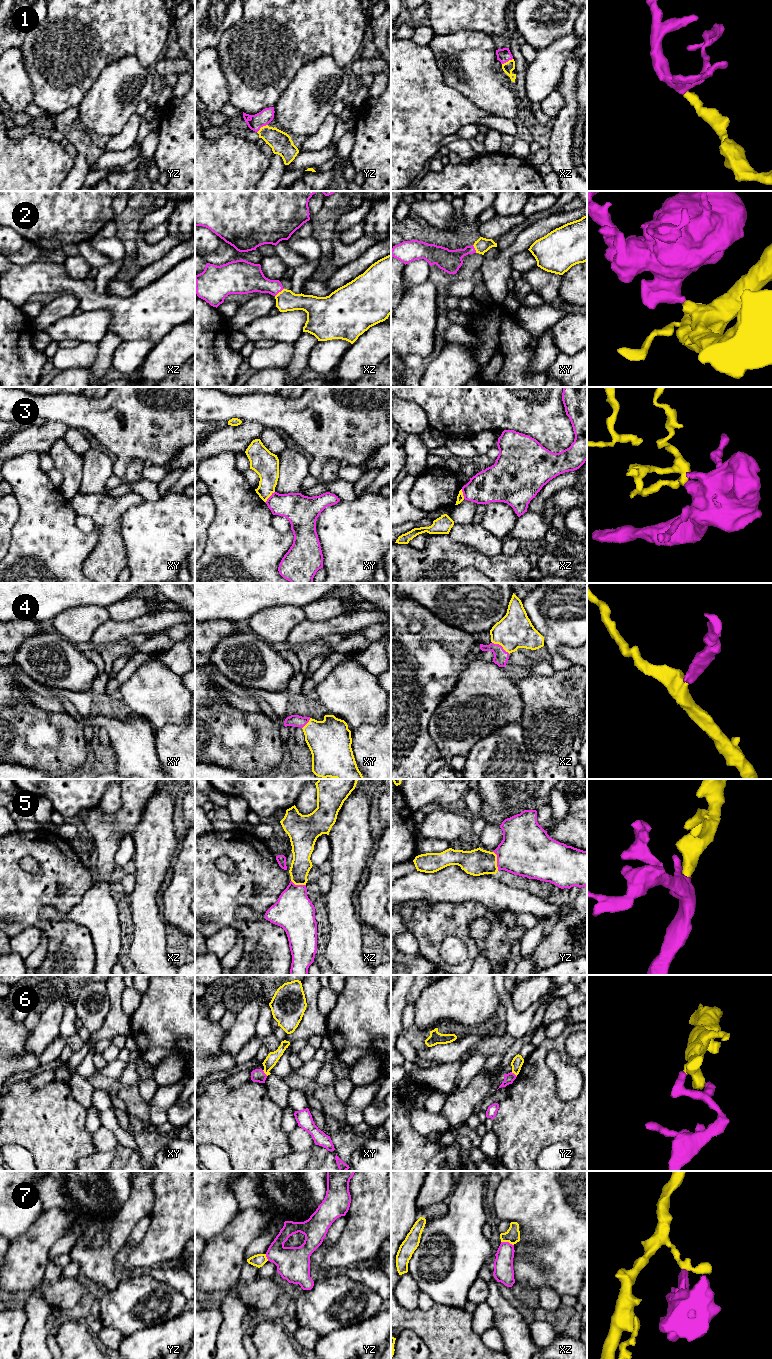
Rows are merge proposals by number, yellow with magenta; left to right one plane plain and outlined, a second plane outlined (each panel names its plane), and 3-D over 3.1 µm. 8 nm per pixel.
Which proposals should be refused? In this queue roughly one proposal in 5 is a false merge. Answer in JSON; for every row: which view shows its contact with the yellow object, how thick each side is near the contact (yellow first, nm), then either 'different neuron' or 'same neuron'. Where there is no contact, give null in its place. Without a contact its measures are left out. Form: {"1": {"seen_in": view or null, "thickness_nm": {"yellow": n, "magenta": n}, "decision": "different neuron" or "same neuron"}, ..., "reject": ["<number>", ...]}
{"1": {"seen_in": "yz", "thickness_nm": {"yellow": 170, "magenta": 120}, "decision": "same neuron"}, "2": {"seen_in": "xz", "thickness_nm": {"yellow": 170, "magenta": 220}, "decision": "same neuron"}, "3": {"seen_in": "xy", "thickness_nm": {"yellow": 200, "magenta": 240}, "decision": "different neuron"}, "4": {"seen_in": "xz", "thickness_nm": {"yellow": 280, "magenta": 120}, "decision": "same neuron"}, "5": {"seen_in": "yz", "thickness_nm": {"yellow": 220, "magenta": 400}, "decision": "same neuron"}, "6": {"seen_in": "xy", "thickness_nm": {"yellow": 90, "magenta": 110}, "decision": "different neuron"}, "7": {"seen_in": "xz", "thickness_nm": {"yellow": 120, "magenta": 160}, "decision": "different neuron"}, "reject": ["3", "6", "7"]}

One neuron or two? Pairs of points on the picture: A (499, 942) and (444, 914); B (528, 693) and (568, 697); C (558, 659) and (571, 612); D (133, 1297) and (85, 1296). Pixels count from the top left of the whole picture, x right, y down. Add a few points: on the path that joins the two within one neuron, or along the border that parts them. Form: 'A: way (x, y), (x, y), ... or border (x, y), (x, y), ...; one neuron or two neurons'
A: way (496, 925), (485, 913), (461, 914); one neuron
B: way (538, 693), (543, 697), (558, 697); one neuron
C: way (554, 647), (554, 637), (561, 624); one neuron
D: way (121, 1298), (97, 1298); one neuron

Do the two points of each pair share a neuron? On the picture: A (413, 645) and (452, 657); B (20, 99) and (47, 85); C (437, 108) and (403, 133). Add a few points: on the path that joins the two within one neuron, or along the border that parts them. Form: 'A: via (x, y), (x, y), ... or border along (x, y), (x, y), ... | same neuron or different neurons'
A: via (423, 655), (425, 657), (442, 657) | same neuron
B: border along (26, 70), (31, 82), (33, 101) | different neurons
C: via (429, 110), (411, 126) | same neuron

